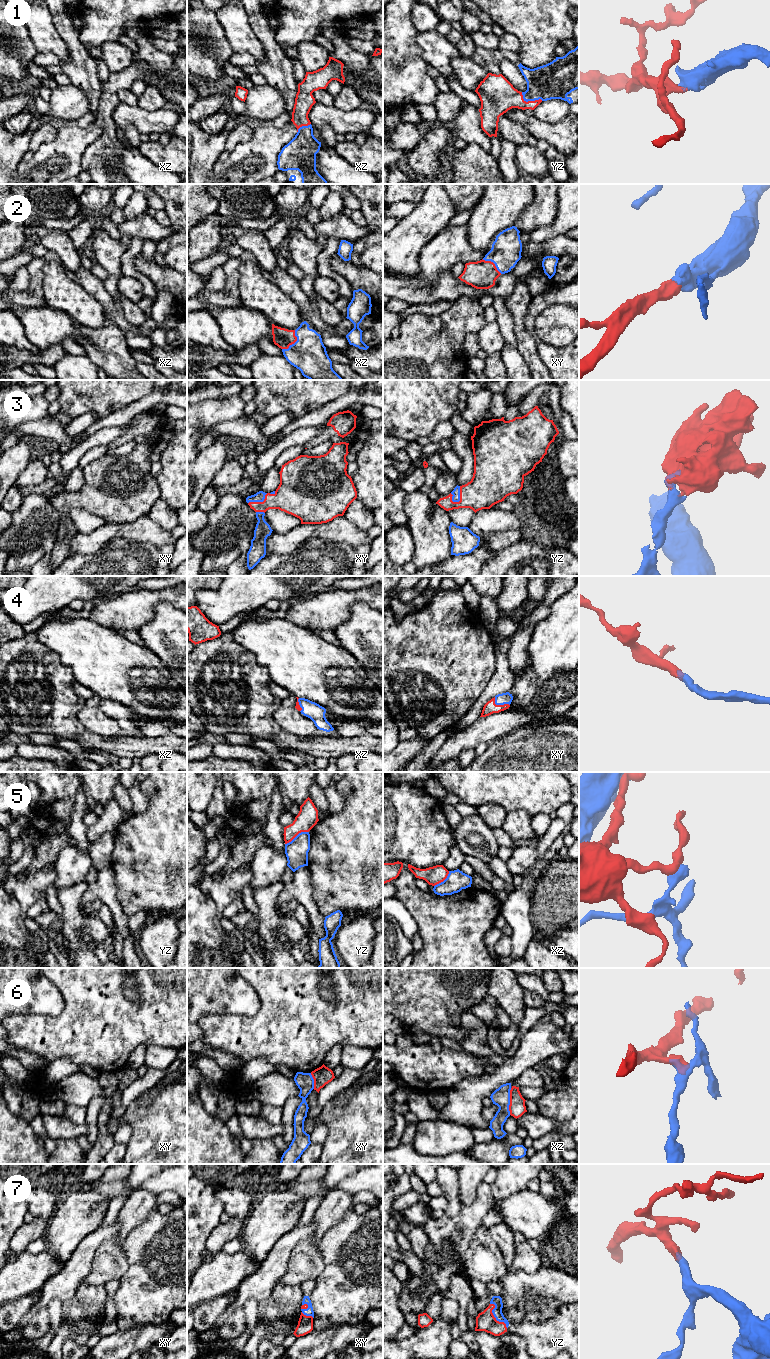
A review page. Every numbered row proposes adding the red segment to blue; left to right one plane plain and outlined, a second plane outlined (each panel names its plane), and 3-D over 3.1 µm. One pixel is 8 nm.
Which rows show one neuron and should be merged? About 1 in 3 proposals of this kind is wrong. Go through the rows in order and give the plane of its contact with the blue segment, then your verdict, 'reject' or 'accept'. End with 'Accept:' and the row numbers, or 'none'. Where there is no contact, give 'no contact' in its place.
1: contact in yz; accept
2: contact in xz; accept
3: contact in yz; accept
4: contact in xy; accept
5: contact in yz; reject
6: contact in xz; reject
7: contact in yz; accept
Accept: 1, 2, 3, 4, 7

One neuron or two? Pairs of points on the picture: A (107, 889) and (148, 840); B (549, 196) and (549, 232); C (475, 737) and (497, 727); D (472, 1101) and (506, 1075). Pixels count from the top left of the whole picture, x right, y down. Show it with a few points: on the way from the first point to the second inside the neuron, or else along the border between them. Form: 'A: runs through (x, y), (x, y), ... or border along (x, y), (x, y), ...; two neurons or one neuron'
A: border along (111, 866), (115, 897), (120, 904); two neurons
B: border along (558, 203), (555, 218), (529, 234); two neurons
C: runs through (480, 732), (492, 727); one neuron
D: runs through (480, 1093), (498, 1077); one neuron

